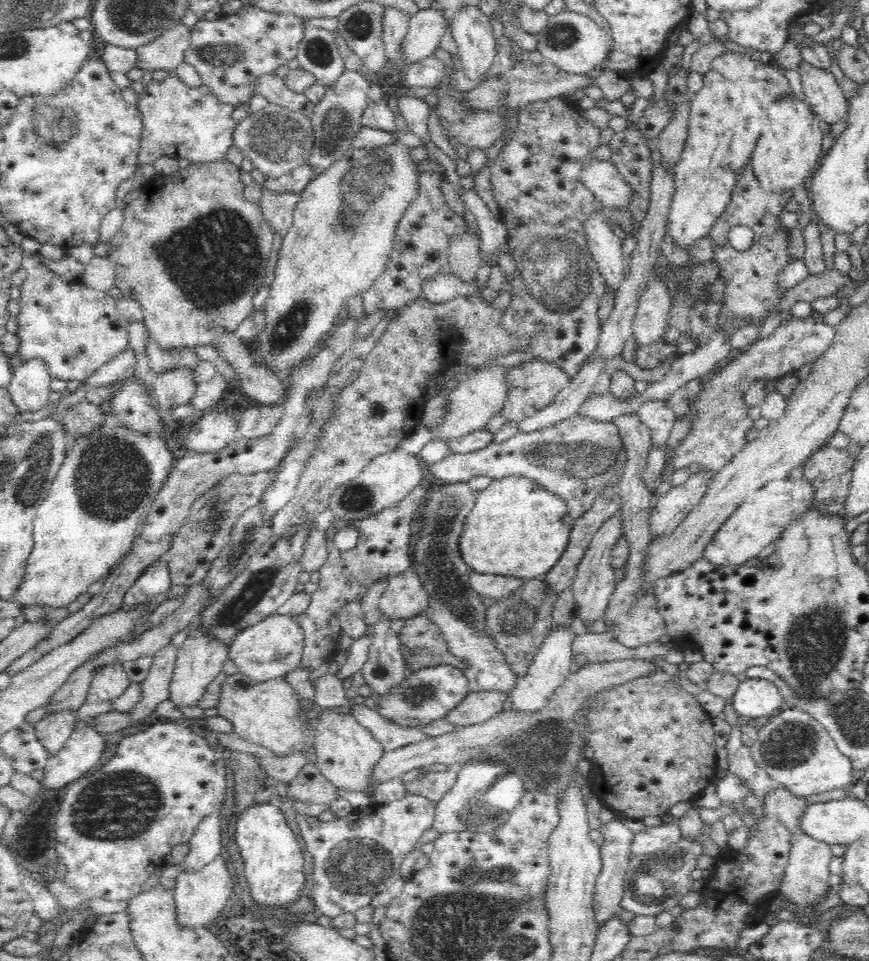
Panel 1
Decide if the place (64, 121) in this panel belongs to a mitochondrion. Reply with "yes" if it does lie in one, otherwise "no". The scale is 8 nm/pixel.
yes

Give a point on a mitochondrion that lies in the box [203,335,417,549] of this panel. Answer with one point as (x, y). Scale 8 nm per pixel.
(356, 498)

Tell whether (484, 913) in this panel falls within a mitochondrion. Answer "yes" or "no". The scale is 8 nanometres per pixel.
yes

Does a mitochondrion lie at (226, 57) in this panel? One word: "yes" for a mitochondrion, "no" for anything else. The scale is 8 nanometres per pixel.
yes

